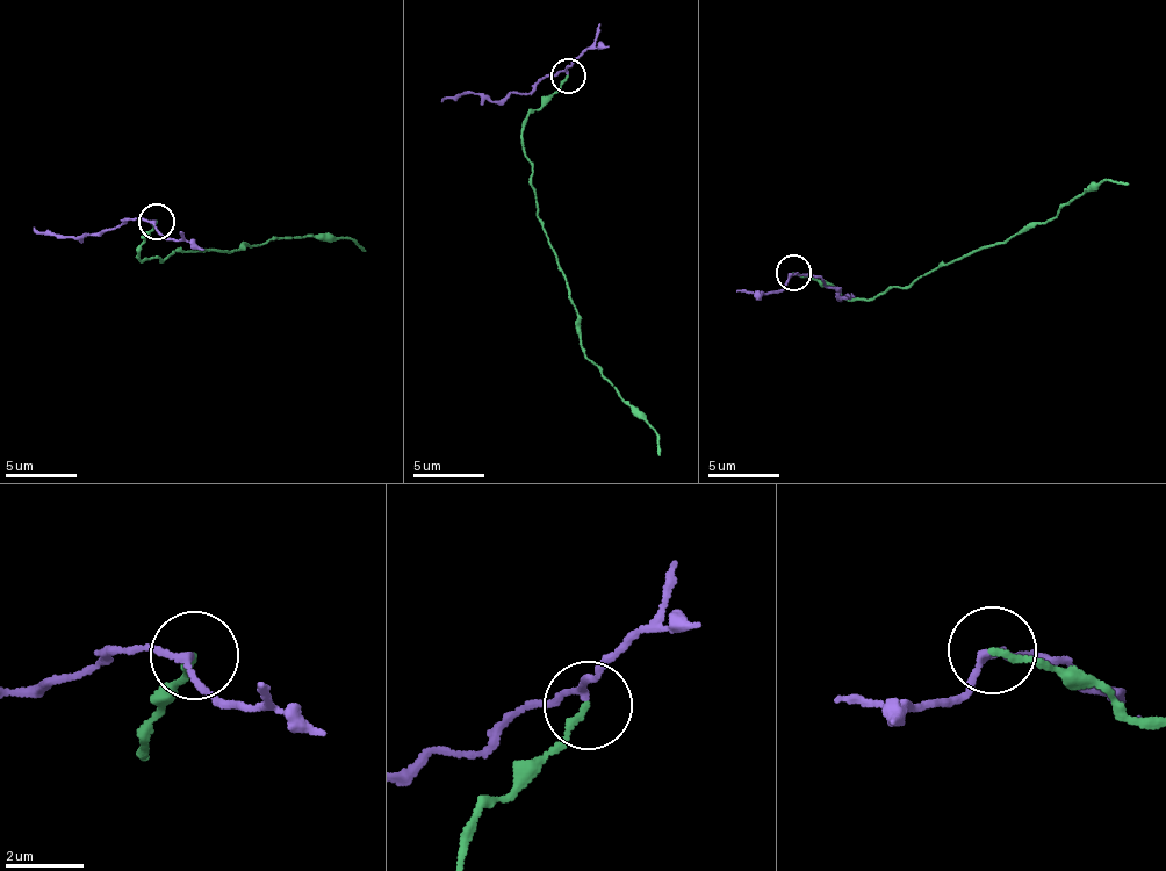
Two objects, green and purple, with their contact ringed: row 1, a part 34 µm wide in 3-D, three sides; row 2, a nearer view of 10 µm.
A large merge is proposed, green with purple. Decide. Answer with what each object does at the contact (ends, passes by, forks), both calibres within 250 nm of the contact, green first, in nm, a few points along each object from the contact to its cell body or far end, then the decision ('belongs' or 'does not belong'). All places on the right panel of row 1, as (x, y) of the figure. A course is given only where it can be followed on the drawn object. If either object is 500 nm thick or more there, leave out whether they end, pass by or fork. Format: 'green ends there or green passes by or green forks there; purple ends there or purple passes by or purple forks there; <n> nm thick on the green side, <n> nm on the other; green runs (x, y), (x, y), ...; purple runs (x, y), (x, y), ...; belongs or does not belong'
green ends there; purple passes by; 150 nm thick on the green side, 140 nm on the other; green runs (793, 272), (828, 281), (854, 300), (876, 300), (935, 267), (1057, 218), (1087, 189), (1103, 181), (1127, 185); purple runs (790, 272), (823, 280), (840, 289), (842, 301), (850, 292); does not belong

